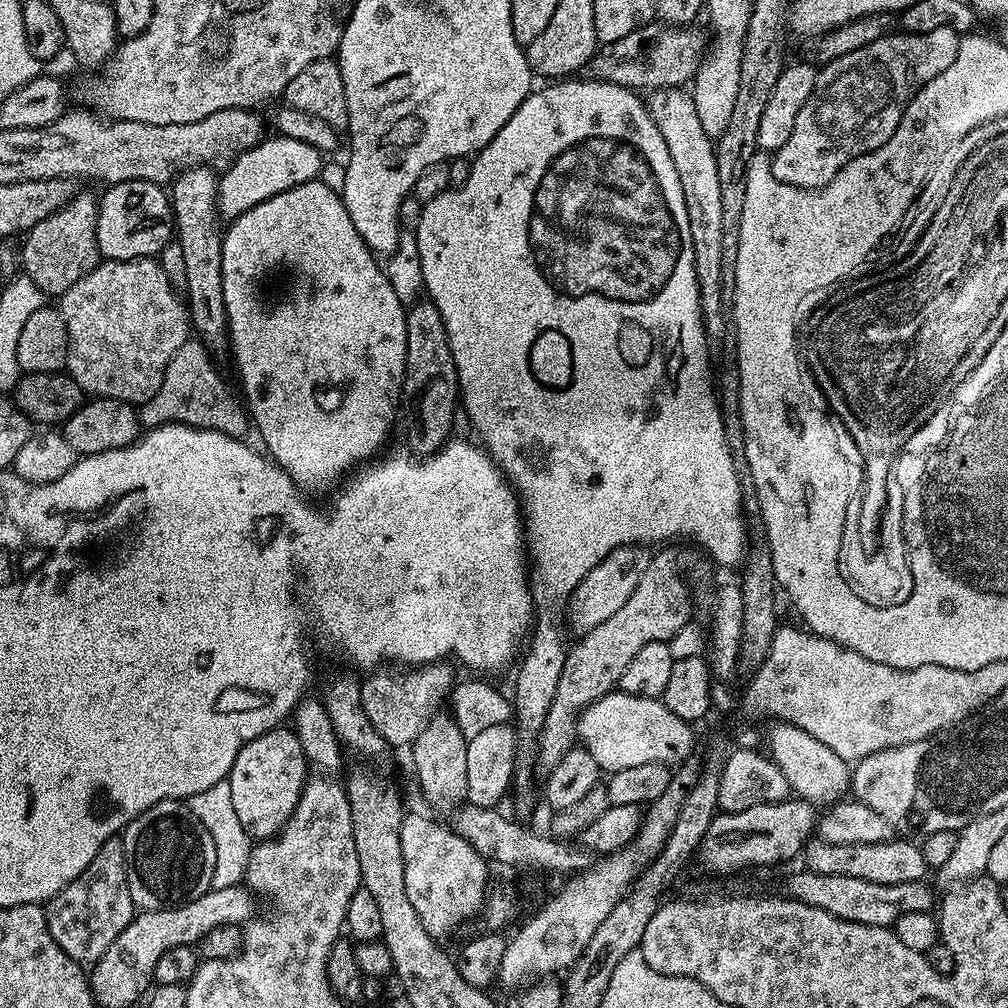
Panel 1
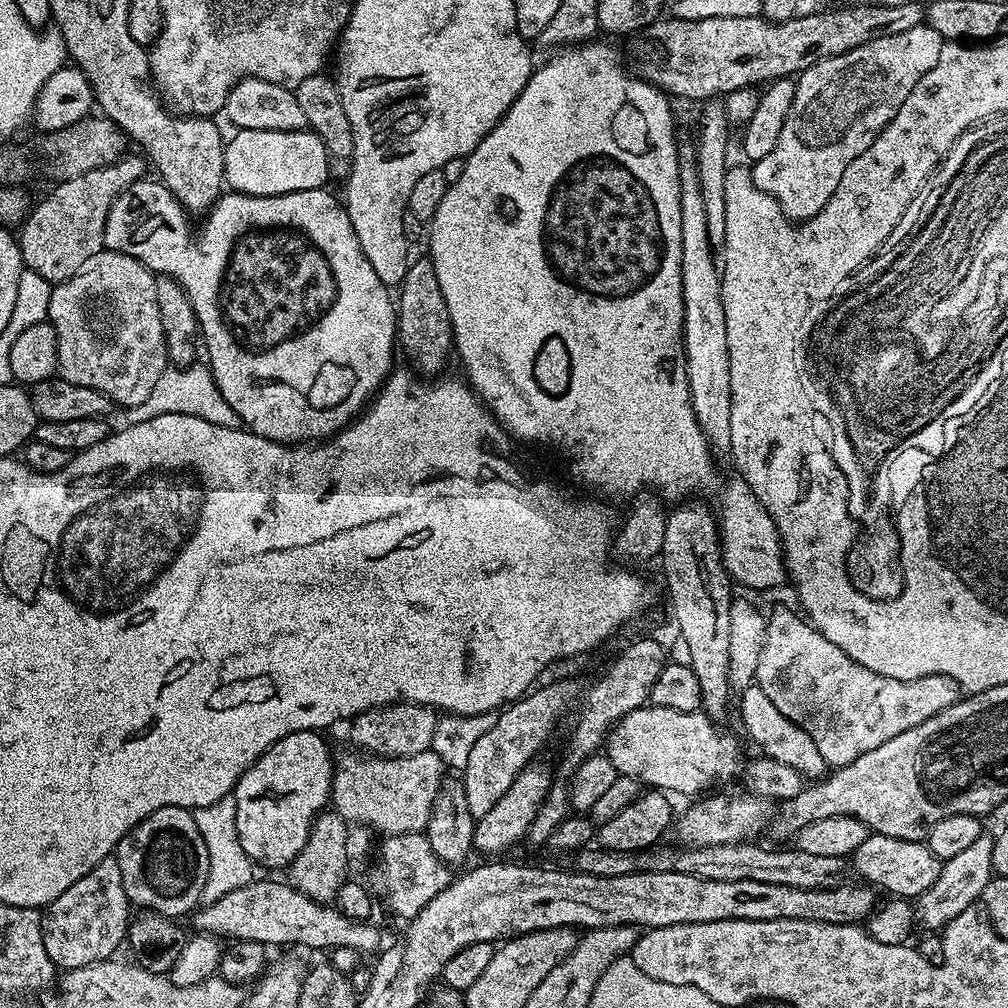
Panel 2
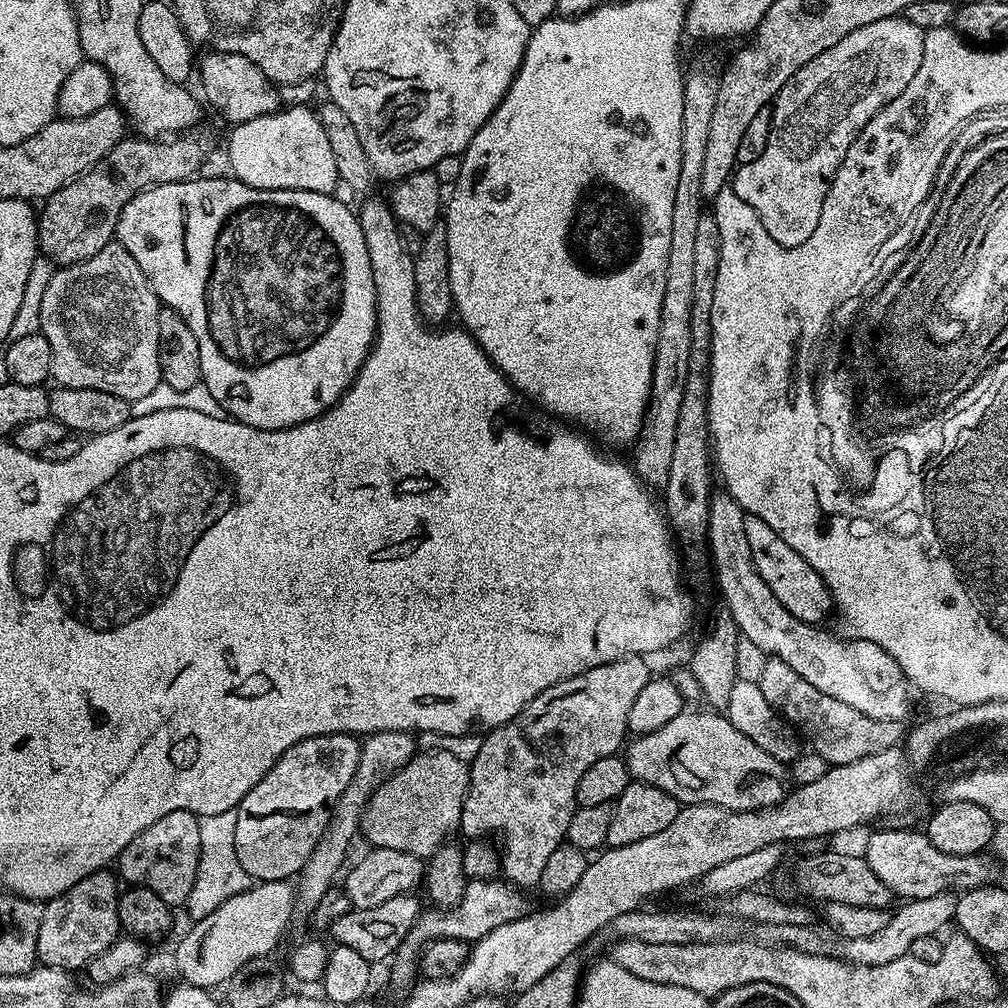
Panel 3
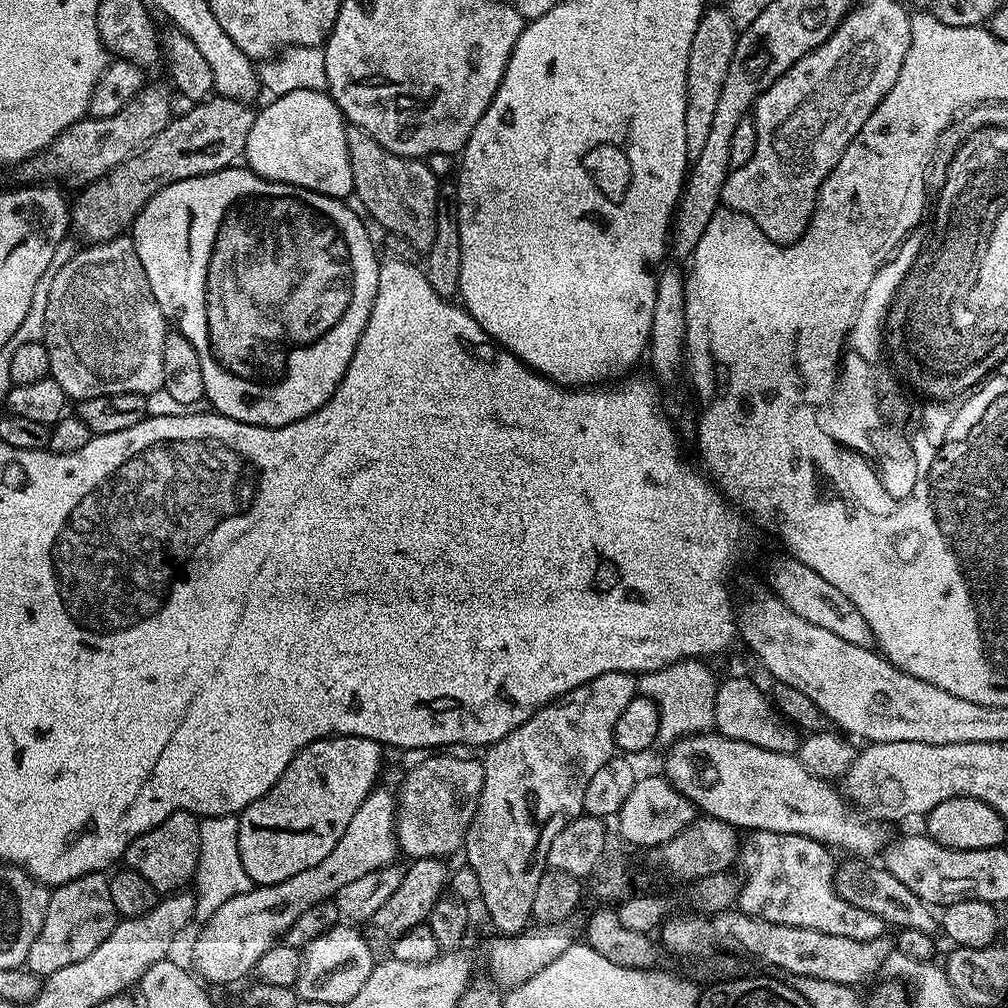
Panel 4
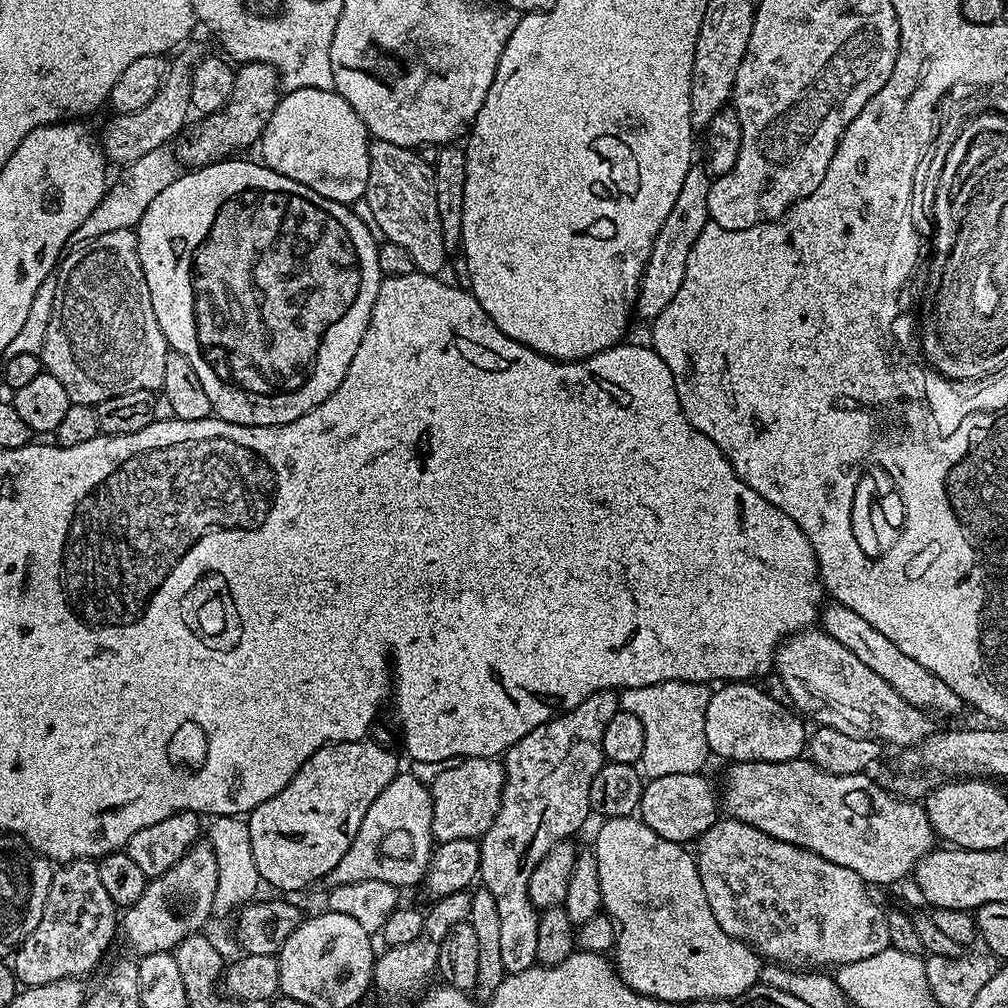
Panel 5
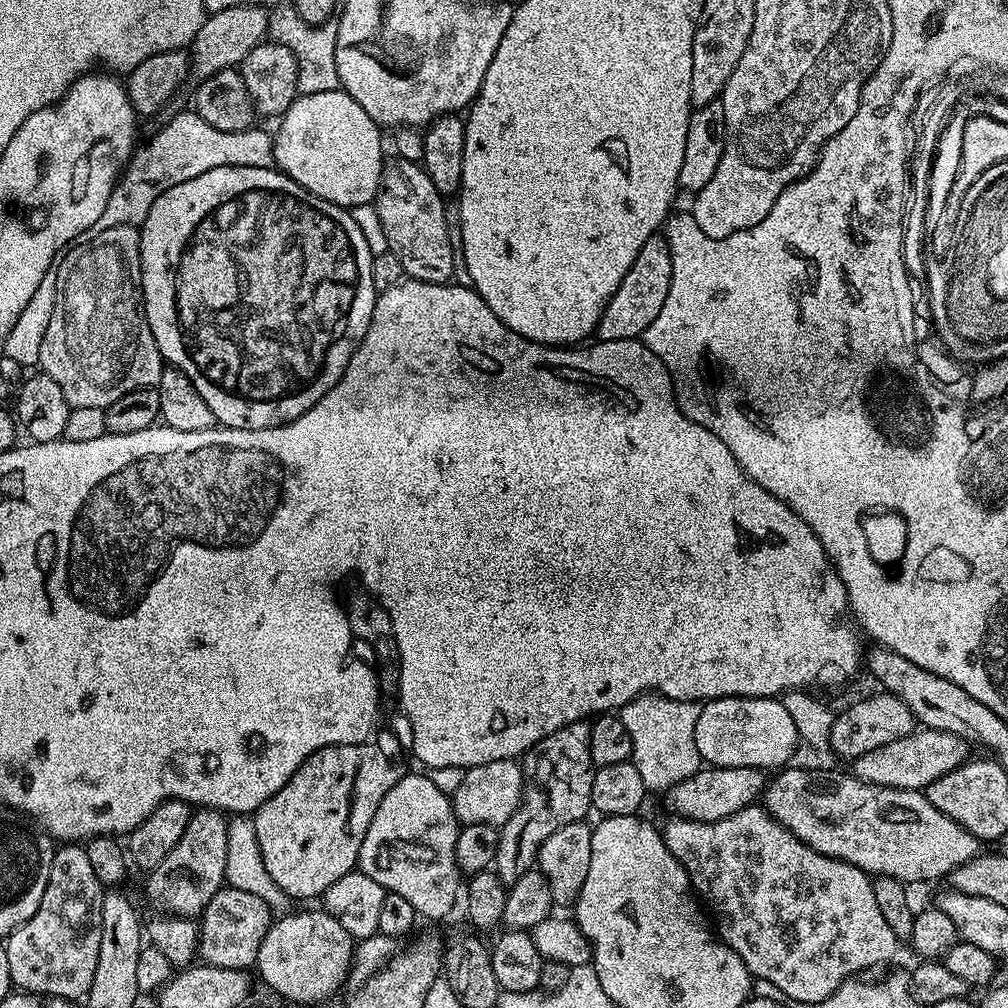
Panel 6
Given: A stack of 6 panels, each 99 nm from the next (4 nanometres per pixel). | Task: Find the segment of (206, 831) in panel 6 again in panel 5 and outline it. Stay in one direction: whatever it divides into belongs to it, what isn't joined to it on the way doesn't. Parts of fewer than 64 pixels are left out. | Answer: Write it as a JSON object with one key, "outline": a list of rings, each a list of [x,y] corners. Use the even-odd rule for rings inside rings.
{"outline":[[[206,842],[192,845],[166,874],[151,877],[138,902],[122,912],[122,940],[140,956],[172,952],[188,936],[195,936],[207,920],[213,919],[214,890],[218,890],[218,862]]]}

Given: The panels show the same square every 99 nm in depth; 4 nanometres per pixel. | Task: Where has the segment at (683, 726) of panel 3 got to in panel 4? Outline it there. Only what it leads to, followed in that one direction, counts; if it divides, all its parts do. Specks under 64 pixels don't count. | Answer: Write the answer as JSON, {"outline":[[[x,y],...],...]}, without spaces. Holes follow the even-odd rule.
{"outline":[[[712,730],[686,736],[673,743],[669,750],[671,751],[664,760],[663,775],[705,817],[726,822],[737,830],[798,834],[817,840],[819,844],[827,844],[829,849],[841,848],[848,852],[844,854],[855,854],[860,858],[879,857],[889,843],[890,835],[884,829],[887,827],[850,806],[843,791],[835,783],[812,776],[810,770],[806,770],[806,766],[802,766],[802,762],[795,755],[762,750],[758,746],[731,740]]]}

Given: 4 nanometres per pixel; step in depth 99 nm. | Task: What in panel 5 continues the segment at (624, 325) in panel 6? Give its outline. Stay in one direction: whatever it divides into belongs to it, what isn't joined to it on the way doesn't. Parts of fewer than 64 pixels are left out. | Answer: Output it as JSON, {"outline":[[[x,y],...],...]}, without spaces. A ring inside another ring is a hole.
{"outline":[[[694,166],[688,171],[682,182],[682,190],[678,190],[678,199],[674,202],[670,214],[666,214],[666,222],[662,222],[662,230],[658,230],[658,238],[654,238],[654,246],[650,246],[650,258],[640,279],[634,309],[635,315],[641,316],[645,322],[651,322],[658,314],[662,314],[662,310],[666,310],[666,306],[674,302],[678,286],[682,286],[690,250],[698,240],[698,234],[702,234],[702,230],[710,223],[706,198],[710,198],[712,181],[713,177],[707,167]]]}

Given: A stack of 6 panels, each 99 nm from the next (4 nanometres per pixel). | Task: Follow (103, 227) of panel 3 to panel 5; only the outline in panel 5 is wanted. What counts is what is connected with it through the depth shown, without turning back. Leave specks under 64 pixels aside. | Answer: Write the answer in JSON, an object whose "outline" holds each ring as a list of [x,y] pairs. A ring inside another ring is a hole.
{"outline":[[[266,62],[240,64],[232,77],[232,93],[223,108],[207,113],[179,137],[174,148],[179,163],[184,166],[214,164],[239,153],[236,152],[239,148],[248,148],[251,144],[253,147],[266,130],[266,122],[270,122],[270,114],[274,114],[281,95],[280,75],[274,66]]]}

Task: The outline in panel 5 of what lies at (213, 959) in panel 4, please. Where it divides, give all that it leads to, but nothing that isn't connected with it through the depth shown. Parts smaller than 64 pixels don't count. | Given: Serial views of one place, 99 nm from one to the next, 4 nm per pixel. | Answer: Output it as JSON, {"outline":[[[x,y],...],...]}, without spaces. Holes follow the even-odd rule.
{"outline":[[[404,770],[396,775],[390,786],[386,786],[386,790],[382,790],[382,794],[378,794],[378,798],[374,798],[370,810],[366,810],[366,818],[362,818],[362,826],[358,826],[358,834],[354,834],[354,842],[350,842],[350,850],[346,850],[342,862],[334,866],[326,880],[332,886],[381,880],[390,882],[398,890],[405,890],[411,884],[419,885],[423,881],[433,851],[429,785]]]}

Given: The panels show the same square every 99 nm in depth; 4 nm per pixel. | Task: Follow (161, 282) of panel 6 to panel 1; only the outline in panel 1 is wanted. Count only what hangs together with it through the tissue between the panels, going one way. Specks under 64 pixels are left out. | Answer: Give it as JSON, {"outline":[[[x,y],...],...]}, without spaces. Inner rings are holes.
{"outline":[[[319,178],[302,186],[294,186],[285,192],[279,192],[269,200],[263,200],[258,206],[235,217],[229,224],[232,225],[229,228],[227,225],[220,241],[222,294],[228,315],[230,352],[236,355],[236,368],[240,371],[240,384],[244,387],[243,399],[246,401],[246,411],[255,431],[257,428],[261,438],[264,439],[263,447],[267,455],[290,474],[292,481],[301,490],[312,493],[319,488],[331,489],[332,480],[339,481],[349,470],[371,461],[385,447],[383,444],[387,442],[388,435],[392,432],[392,423],[396,420],[396,407],[402,404],[401,396],[404,390],[408,317],[406,306],[394,294],[381,261],[366,246],[358,230],[354,230],[354,222],[350,222],[350,214],[346,214],[343,195],[330,190],[330,186],[326,186]],[[145,180],[113,184],[107,191],[104,197],[102,195],[99,197],[96,210],[96,237],[101,257],[104,260],[139,260],[159,257],[166,242],[174,236],[174,217],[169,193],[161,185],[151,184]]]}

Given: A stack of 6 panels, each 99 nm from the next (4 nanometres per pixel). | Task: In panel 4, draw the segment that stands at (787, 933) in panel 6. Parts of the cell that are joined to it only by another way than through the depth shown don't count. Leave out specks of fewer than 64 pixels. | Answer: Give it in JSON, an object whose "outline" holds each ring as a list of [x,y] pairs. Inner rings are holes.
{"outline":[[[748,832],[745,837],[738,848],[738,867],[744,875],[738,884],[739,911],[782,926],[838,934],[838,938],[873,940],[885,935],[886,926],[878,914],[866,914],[838,894],[838,864],[832,861],[827,844],[798,834]]]}

